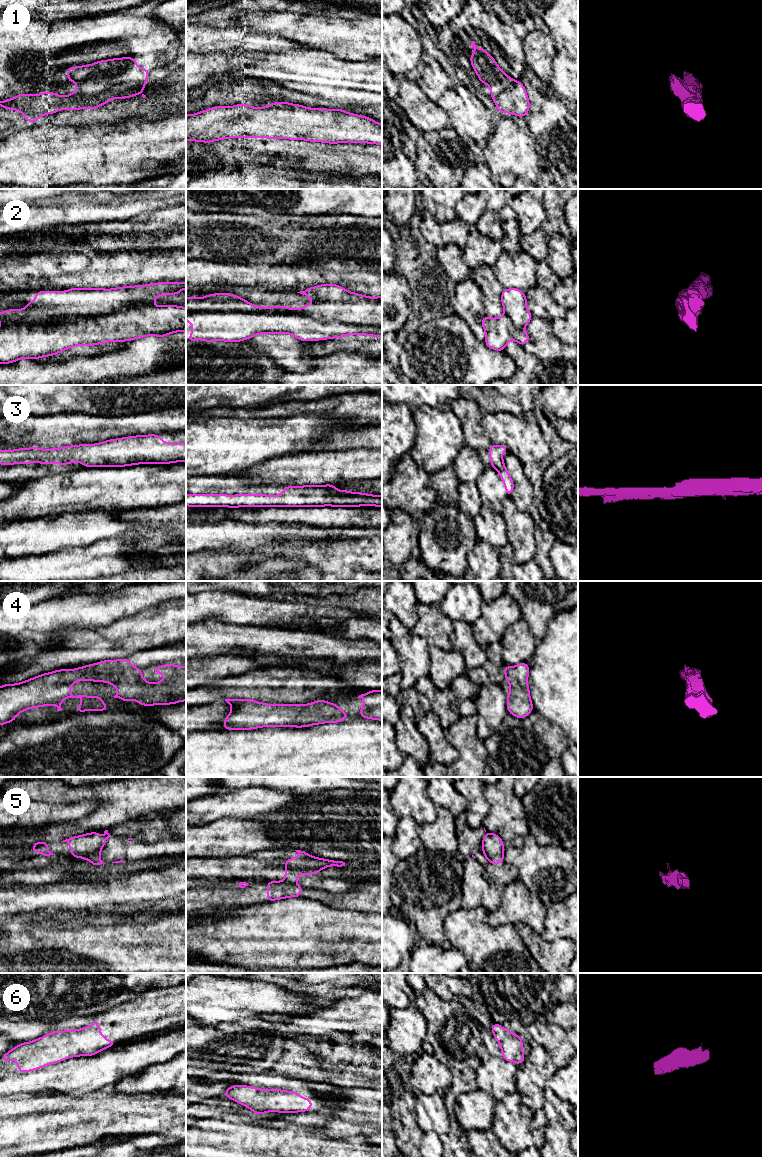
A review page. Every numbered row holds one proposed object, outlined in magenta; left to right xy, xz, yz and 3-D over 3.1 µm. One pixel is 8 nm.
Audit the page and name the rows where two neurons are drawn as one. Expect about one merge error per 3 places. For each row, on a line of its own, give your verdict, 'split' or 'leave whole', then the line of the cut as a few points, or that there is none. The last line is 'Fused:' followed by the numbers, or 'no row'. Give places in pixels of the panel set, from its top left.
1: split | xy (144, 84), (113, 85), (91, 96), (70, 95)
2: split | xz (192, 313), (294, 312), (322, 320), (381, 327)
3: leave whole | no cut
4: leave whole | no cut
5: split | xy (99, 851), (82, 857)
6: leave whole | no cut
Fused: 1, 2, 5

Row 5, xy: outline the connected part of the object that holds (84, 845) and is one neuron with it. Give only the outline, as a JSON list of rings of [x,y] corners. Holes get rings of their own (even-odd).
[[[91,832],[73,836],[61,842],[67,842],[69,844],[72,858],[78,857],[85,859],[88,856],[101,852],[106,840],[105,837],[99,837],[99,832]]]

